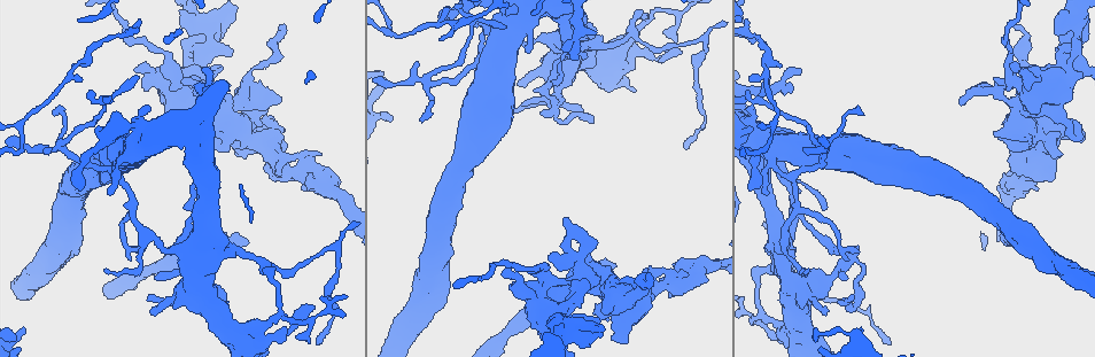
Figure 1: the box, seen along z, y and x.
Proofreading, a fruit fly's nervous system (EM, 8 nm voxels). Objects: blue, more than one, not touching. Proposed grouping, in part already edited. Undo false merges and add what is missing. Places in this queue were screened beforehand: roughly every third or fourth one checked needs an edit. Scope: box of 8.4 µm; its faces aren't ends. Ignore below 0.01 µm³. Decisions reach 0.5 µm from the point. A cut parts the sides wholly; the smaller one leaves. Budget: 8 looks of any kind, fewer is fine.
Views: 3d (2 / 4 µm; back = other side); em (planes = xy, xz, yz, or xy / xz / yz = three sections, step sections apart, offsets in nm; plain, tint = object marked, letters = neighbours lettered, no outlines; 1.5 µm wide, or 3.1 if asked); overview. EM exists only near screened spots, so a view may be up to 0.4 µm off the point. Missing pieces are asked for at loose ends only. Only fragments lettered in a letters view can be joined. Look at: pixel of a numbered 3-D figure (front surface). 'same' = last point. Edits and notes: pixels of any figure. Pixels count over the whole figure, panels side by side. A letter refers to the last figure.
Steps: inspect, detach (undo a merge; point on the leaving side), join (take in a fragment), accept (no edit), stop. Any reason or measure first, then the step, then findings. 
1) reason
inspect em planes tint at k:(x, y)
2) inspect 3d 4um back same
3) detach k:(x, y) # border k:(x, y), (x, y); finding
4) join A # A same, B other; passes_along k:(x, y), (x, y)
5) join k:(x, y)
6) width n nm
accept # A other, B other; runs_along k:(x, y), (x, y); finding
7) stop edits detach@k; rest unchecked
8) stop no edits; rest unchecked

free end
inspect em yz step 8 letters at 1:(614, 263)

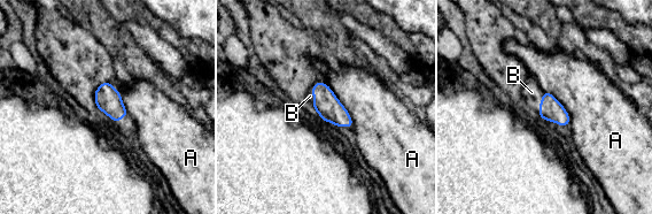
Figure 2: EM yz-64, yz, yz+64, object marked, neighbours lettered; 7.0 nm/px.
inspect em planes letters same

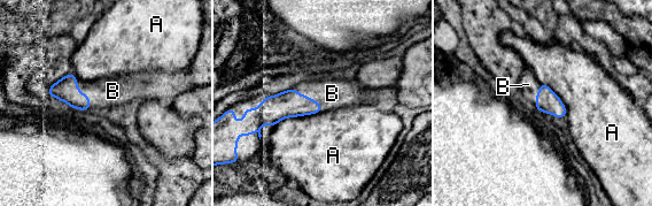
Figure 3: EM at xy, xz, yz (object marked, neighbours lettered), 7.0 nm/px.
join 3:(332, 93) # A other, B same; passes_along 3:(286, 104), (309, 97), (332, 93); it goes on there

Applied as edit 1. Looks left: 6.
inspect overview

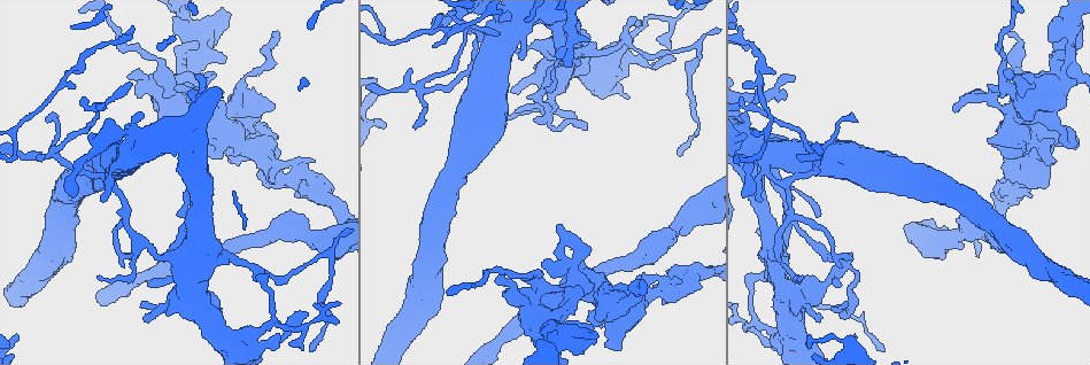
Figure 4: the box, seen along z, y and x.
thick turns thin
inspect 3d 4um back at 4:(645, 278)

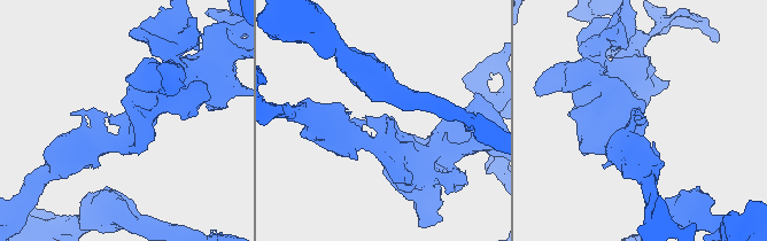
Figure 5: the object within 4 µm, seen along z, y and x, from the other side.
inspect em planes plain at 5:(383, 123)

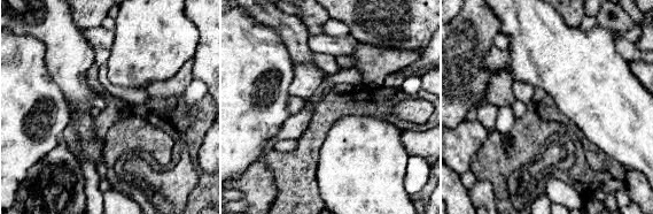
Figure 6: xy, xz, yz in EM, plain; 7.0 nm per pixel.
what lies round it
inspect em planes letters same

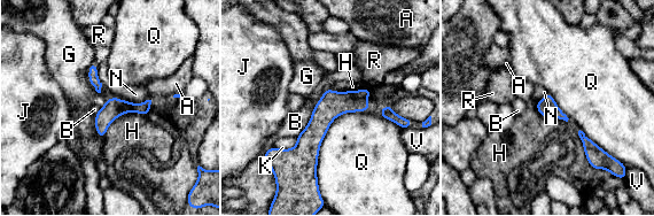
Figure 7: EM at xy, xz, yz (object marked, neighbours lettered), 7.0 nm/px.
width 140 nm
accept # A other, B other, G other, H other, J other, K other, N other, Q other, R other, V other; border 7:(355, 112), (328, 128), (318, 185); continuous, no second cell

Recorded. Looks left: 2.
stop edits join@3; rest unchecked

